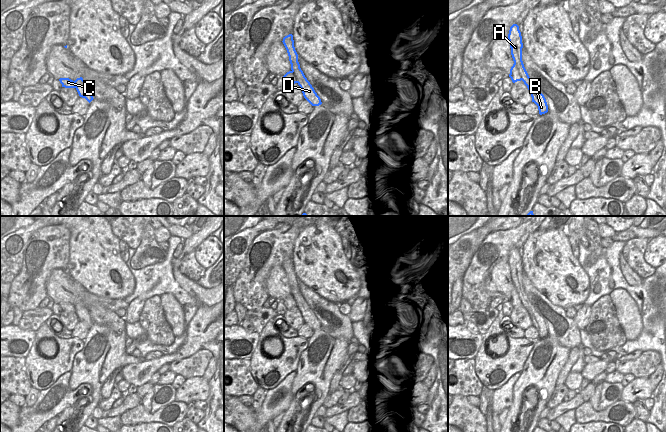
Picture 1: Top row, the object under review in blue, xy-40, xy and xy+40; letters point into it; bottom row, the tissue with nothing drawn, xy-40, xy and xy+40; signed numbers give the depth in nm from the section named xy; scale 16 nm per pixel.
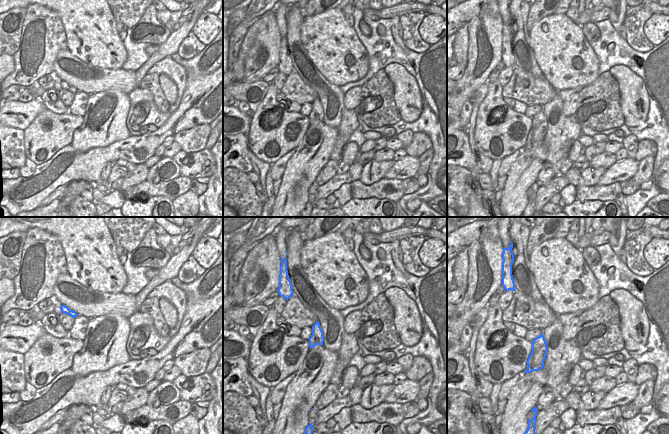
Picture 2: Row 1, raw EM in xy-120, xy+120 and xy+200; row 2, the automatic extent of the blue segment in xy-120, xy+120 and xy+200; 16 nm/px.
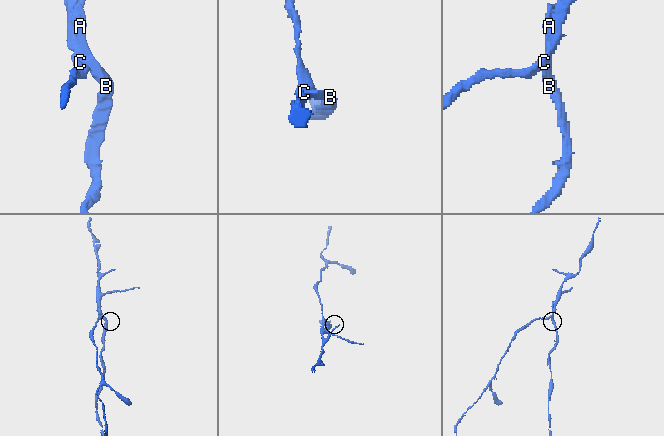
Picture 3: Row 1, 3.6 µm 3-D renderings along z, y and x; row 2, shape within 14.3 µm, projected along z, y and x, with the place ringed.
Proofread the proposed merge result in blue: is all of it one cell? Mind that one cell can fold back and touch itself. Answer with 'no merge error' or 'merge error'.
merge error

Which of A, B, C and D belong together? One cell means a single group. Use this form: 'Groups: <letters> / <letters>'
Groups: A B D / C.

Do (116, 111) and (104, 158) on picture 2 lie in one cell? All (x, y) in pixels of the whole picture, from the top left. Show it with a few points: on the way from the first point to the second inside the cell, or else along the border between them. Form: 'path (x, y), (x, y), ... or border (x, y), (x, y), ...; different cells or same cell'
border (129, 136), (106, 146), (92, 147), (85, 152); different cells

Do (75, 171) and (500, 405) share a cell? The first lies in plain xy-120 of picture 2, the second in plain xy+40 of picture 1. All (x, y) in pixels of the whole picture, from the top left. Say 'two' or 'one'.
one

